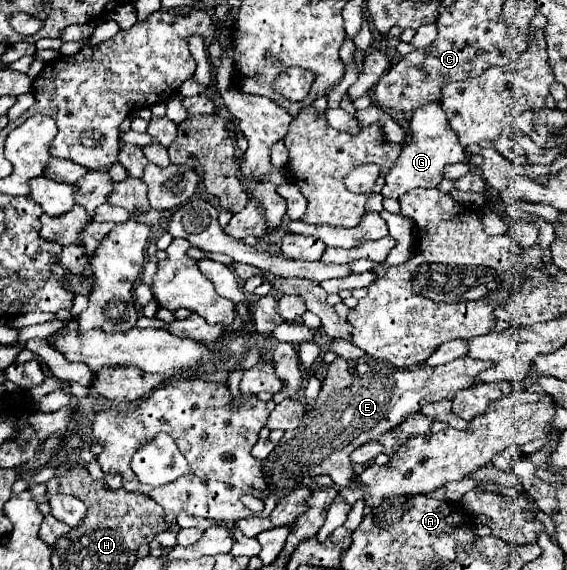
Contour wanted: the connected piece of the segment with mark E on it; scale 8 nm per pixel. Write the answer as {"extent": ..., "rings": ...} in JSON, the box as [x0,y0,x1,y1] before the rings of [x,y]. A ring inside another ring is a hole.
{"extent":[261,357,491,497],"rings":[[[459,357],[439,367],[417,365],[411,369],[397,369],[391,363],[375,359],[335,359],[327,367],[319,397],[313,409],[305,413],[299,429],[285,431],[269,457],[261,461],[267,487],[273,495],[283,497],[291,493],[291,489],[307,485],[309,479],[317,475],[331,475],[335,485],[347,487],[355,475],[353,461],[349,459],[351,451],[365,443],[377,441],[383,433],[391,431],[395,425],[401,425],[423,405],[453,399],[459,389],[471,385],[477,373],[489,367],[491,363],[473,361],[469,357]]]}

